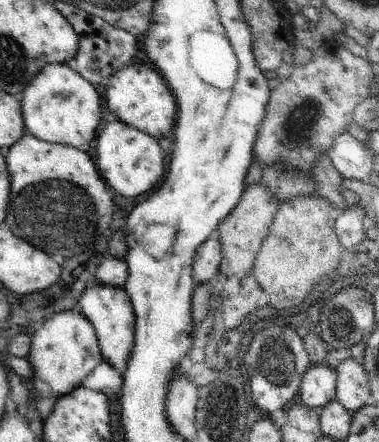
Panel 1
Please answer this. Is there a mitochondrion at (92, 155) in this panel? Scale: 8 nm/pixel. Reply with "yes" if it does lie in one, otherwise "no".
no

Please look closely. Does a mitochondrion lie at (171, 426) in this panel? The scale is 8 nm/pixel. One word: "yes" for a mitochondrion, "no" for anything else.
no

